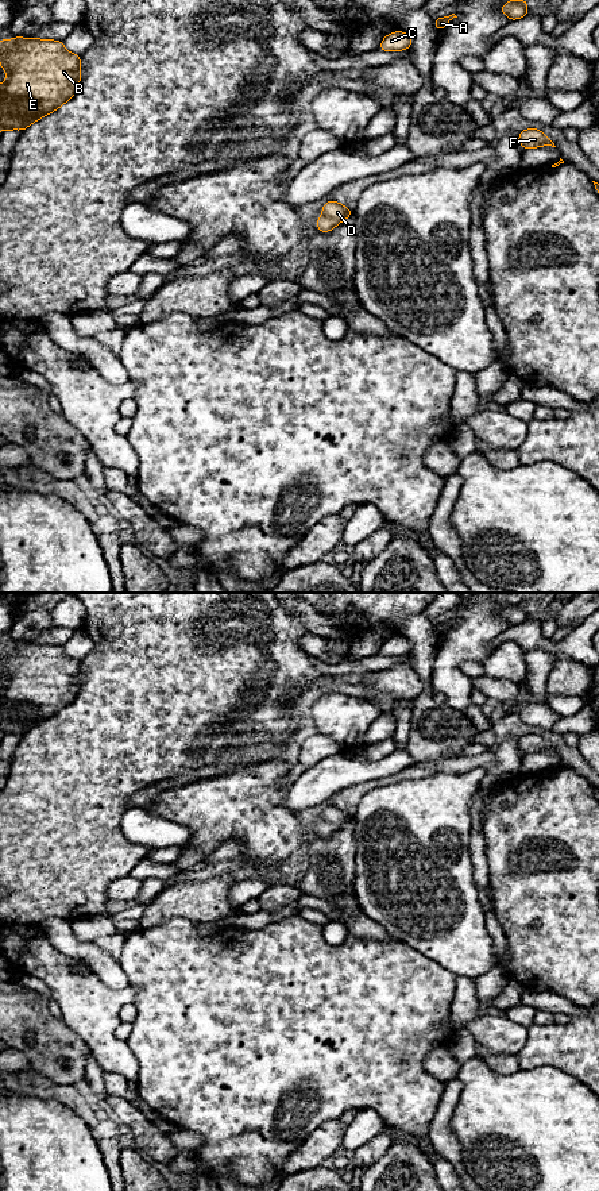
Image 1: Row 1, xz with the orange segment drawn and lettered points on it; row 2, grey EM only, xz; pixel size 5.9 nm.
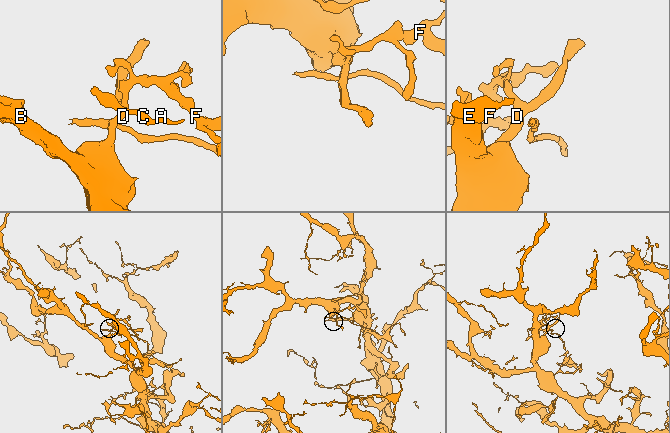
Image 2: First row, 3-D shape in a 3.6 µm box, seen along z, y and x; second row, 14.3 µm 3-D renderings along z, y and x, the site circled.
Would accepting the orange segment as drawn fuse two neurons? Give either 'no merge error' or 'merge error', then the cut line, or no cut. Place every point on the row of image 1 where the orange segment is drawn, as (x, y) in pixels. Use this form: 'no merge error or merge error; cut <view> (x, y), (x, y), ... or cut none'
no merge error; cut none

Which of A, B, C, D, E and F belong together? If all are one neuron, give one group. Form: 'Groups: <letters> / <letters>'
Groups: A B C D E F

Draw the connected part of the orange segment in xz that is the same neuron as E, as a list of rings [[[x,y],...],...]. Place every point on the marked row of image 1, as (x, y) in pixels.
[[[13,36],[0,41],[0,66],[8,77],[0,84],[0,131],[24,131],[69,101],[80,86],[81,55],[69,53],[63,42]]]

